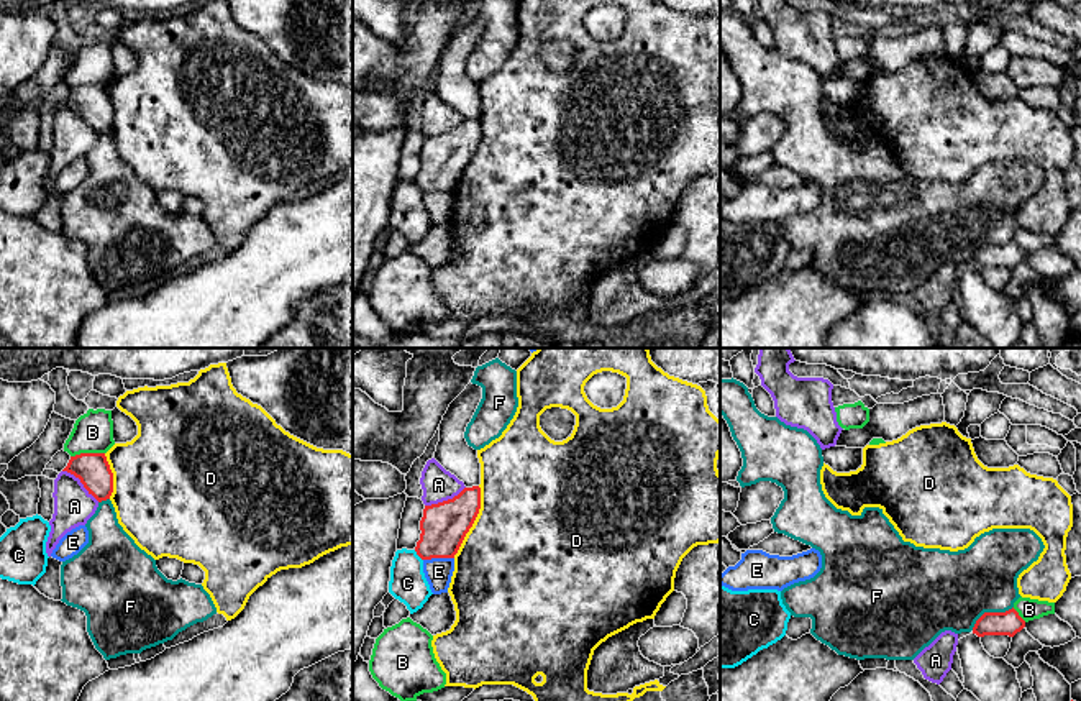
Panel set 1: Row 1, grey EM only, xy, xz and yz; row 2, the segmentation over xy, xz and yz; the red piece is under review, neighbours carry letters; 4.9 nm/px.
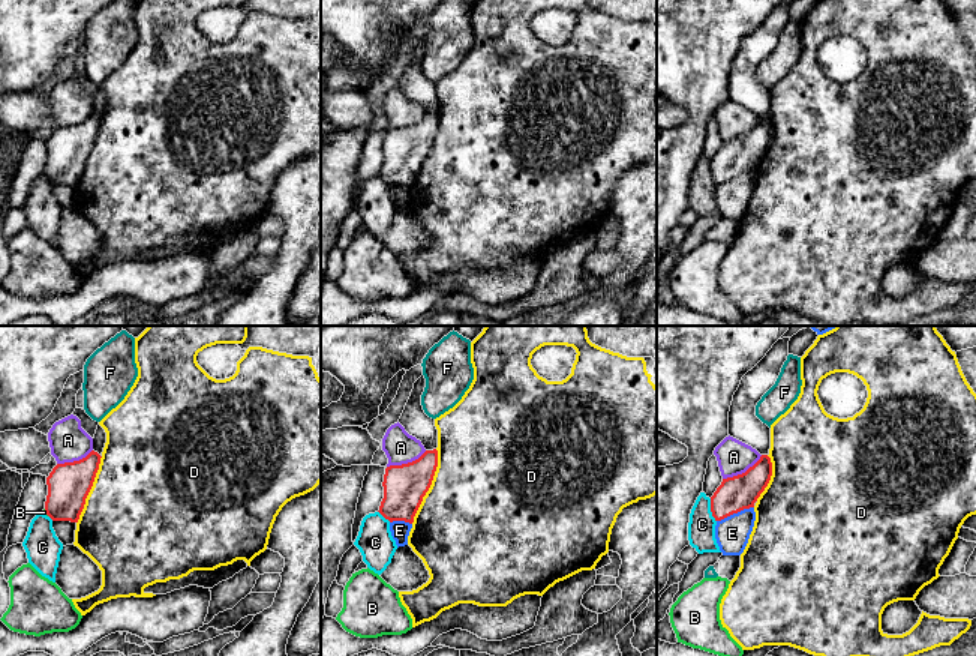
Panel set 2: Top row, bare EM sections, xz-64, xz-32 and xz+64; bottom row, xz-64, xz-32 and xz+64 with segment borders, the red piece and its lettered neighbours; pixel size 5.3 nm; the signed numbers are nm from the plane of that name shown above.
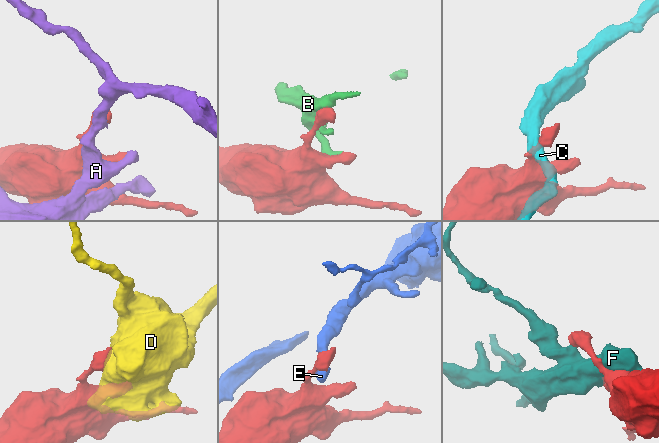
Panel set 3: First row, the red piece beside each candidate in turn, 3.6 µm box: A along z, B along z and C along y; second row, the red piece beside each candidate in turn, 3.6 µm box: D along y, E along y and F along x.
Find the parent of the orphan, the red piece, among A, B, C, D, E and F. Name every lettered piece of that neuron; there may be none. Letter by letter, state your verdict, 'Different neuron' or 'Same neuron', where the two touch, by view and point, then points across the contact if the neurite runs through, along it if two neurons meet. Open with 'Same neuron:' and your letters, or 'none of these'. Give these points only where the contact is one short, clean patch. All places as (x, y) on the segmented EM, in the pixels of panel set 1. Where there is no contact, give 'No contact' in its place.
Same neuron: none of these
A: Different neuron. Touches red at xy (81, 481)
B: Different neuron. Touches red at xy (87, 453)
C: Different neuron. Touches red at xz (417, 554). Boundary: xz (414, 550), (422, 560)
D: Different neuron. Touches red at xz (473, 522)
E: Different neuron. Touches red at xz (438, 557). Boundary: xz (453, 557), (424, 560)
F: Different neuron. Touches red at yz (989, 613)

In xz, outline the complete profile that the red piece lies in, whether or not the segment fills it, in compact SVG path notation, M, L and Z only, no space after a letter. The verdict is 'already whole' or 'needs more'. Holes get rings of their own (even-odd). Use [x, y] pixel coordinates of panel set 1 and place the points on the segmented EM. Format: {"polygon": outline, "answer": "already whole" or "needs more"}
{"polygon": "M469 383L449 404L440 424L440 442L433 458L466 488L453 499L425 506L415 547L422 560L454 558L479 514L481 463L464 432L481 399L482 387Z", "answer": "needs more"}

